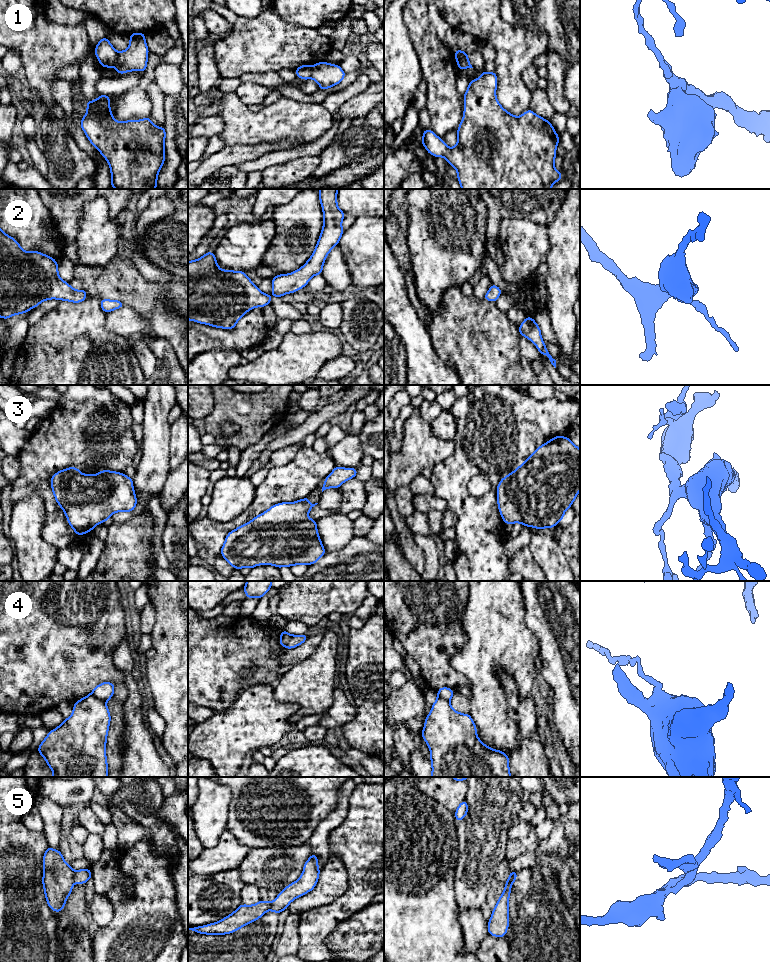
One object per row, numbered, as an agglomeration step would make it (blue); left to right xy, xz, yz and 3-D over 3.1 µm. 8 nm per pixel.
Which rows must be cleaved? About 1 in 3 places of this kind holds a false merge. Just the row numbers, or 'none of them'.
1, 4, 5

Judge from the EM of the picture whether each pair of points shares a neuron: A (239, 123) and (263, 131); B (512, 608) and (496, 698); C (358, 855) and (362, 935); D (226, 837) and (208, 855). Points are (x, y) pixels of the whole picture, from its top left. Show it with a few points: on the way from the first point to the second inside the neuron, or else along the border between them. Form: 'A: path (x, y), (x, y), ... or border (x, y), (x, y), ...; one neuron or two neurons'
A: path (245, 125), (257, 126); one neuron
B: path (496, 630), (496, 640), (489, 648), (489, 676); one neuron
C: border (372, 902), (340, 921); two neurons
D: path (223, 842), (213, 854); one neuron

